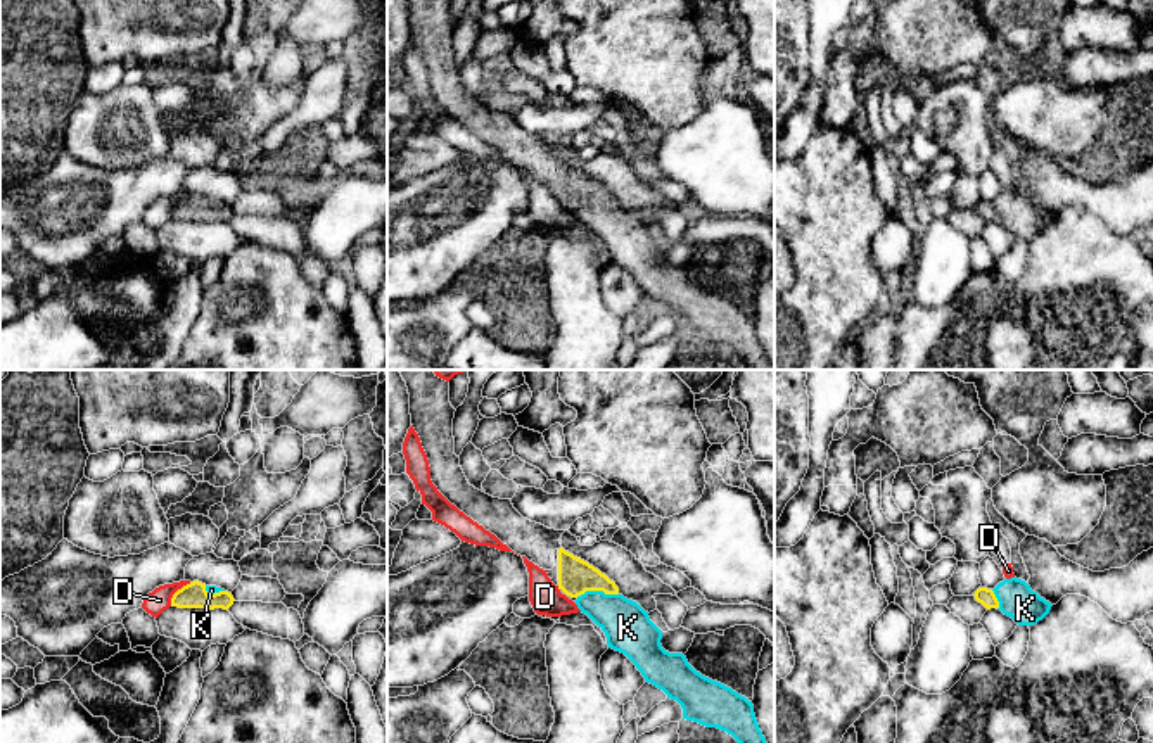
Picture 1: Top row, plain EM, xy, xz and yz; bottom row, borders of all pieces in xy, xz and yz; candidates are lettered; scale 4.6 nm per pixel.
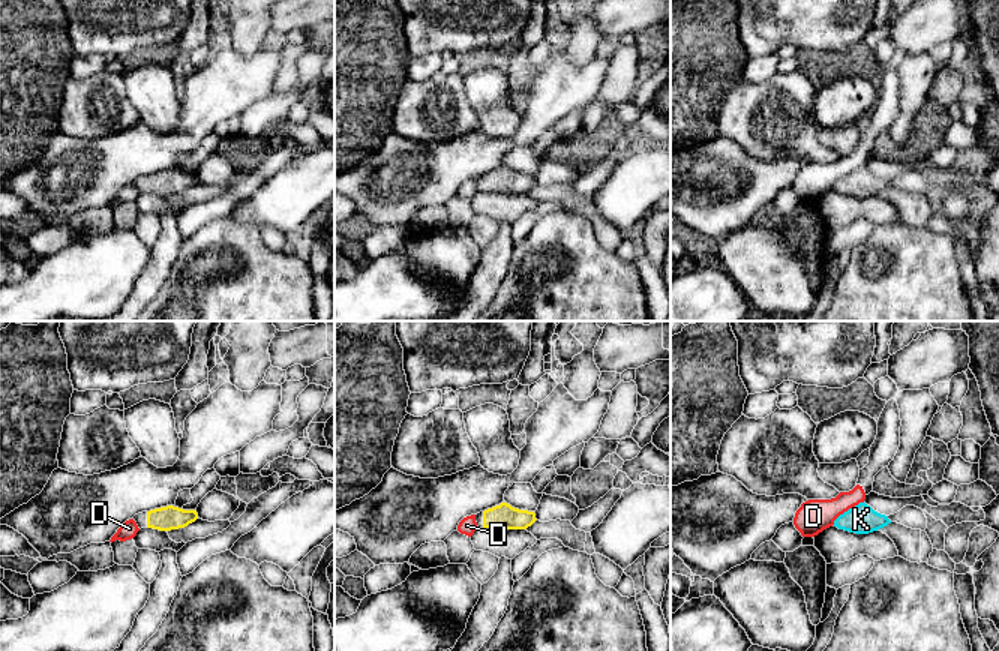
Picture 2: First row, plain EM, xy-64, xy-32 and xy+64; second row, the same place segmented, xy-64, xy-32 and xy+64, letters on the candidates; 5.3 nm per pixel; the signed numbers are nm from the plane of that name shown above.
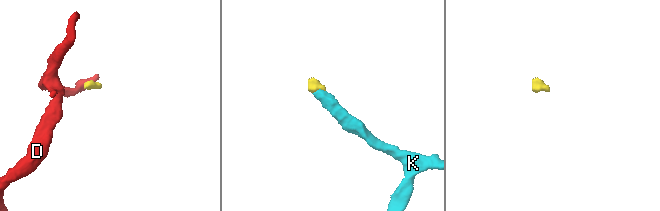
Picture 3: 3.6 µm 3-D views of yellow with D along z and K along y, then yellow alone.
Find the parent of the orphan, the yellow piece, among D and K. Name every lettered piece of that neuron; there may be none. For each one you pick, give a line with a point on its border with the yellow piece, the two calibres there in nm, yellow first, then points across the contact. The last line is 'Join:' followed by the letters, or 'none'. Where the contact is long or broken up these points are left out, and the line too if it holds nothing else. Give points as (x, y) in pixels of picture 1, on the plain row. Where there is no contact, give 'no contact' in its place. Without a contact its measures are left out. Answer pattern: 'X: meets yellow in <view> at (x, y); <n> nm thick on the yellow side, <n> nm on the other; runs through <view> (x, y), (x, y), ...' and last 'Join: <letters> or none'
K: meets yellow in xz at (597, 203); 160 nm thick on the yellow side, 220 nm on the other; runs through xz (576, 189), (597, 203), (598, 211), (628, 241)
Join: K

